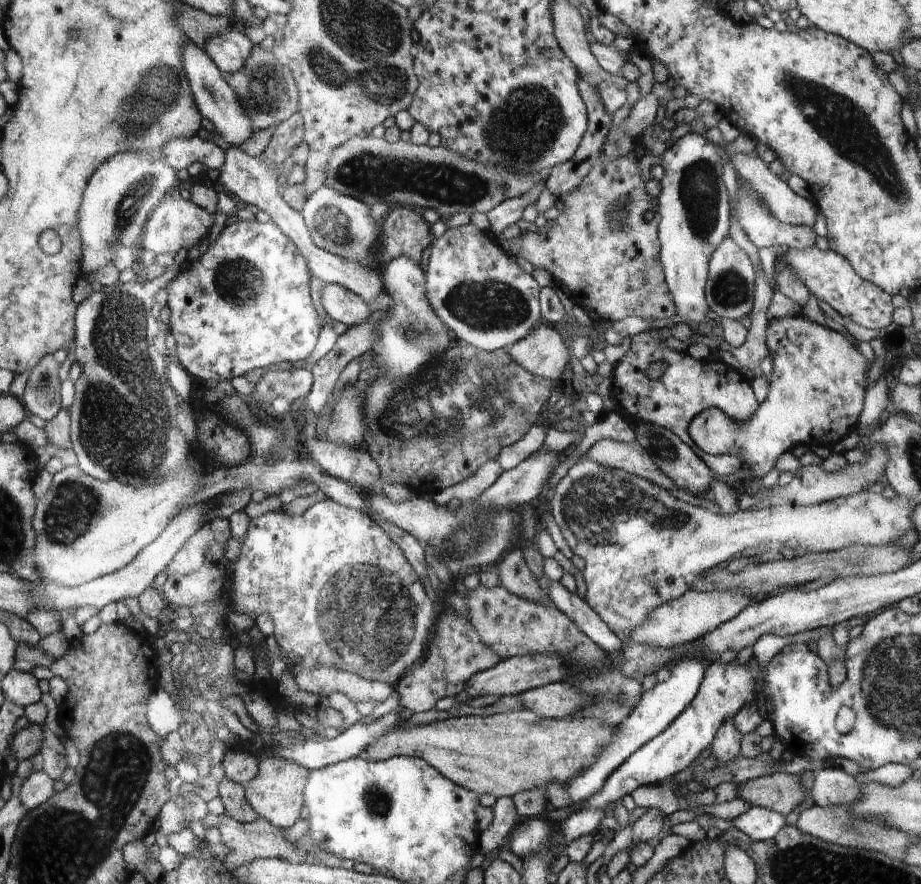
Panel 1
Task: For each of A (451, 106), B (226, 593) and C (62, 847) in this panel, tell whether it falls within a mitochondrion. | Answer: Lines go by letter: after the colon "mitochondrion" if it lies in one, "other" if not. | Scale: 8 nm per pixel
A: other
B: other
C: mitochondrion

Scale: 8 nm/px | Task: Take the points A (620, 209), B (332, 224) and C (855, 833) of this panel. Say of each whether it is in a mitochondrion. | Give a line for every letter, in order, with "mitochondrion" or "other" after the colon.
A: mitochondrion
B: mitochondrion
C: mitochondrion

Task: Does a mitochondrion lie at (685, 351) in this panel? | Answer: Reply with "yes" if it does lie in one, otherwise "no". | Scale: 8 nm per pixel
no

